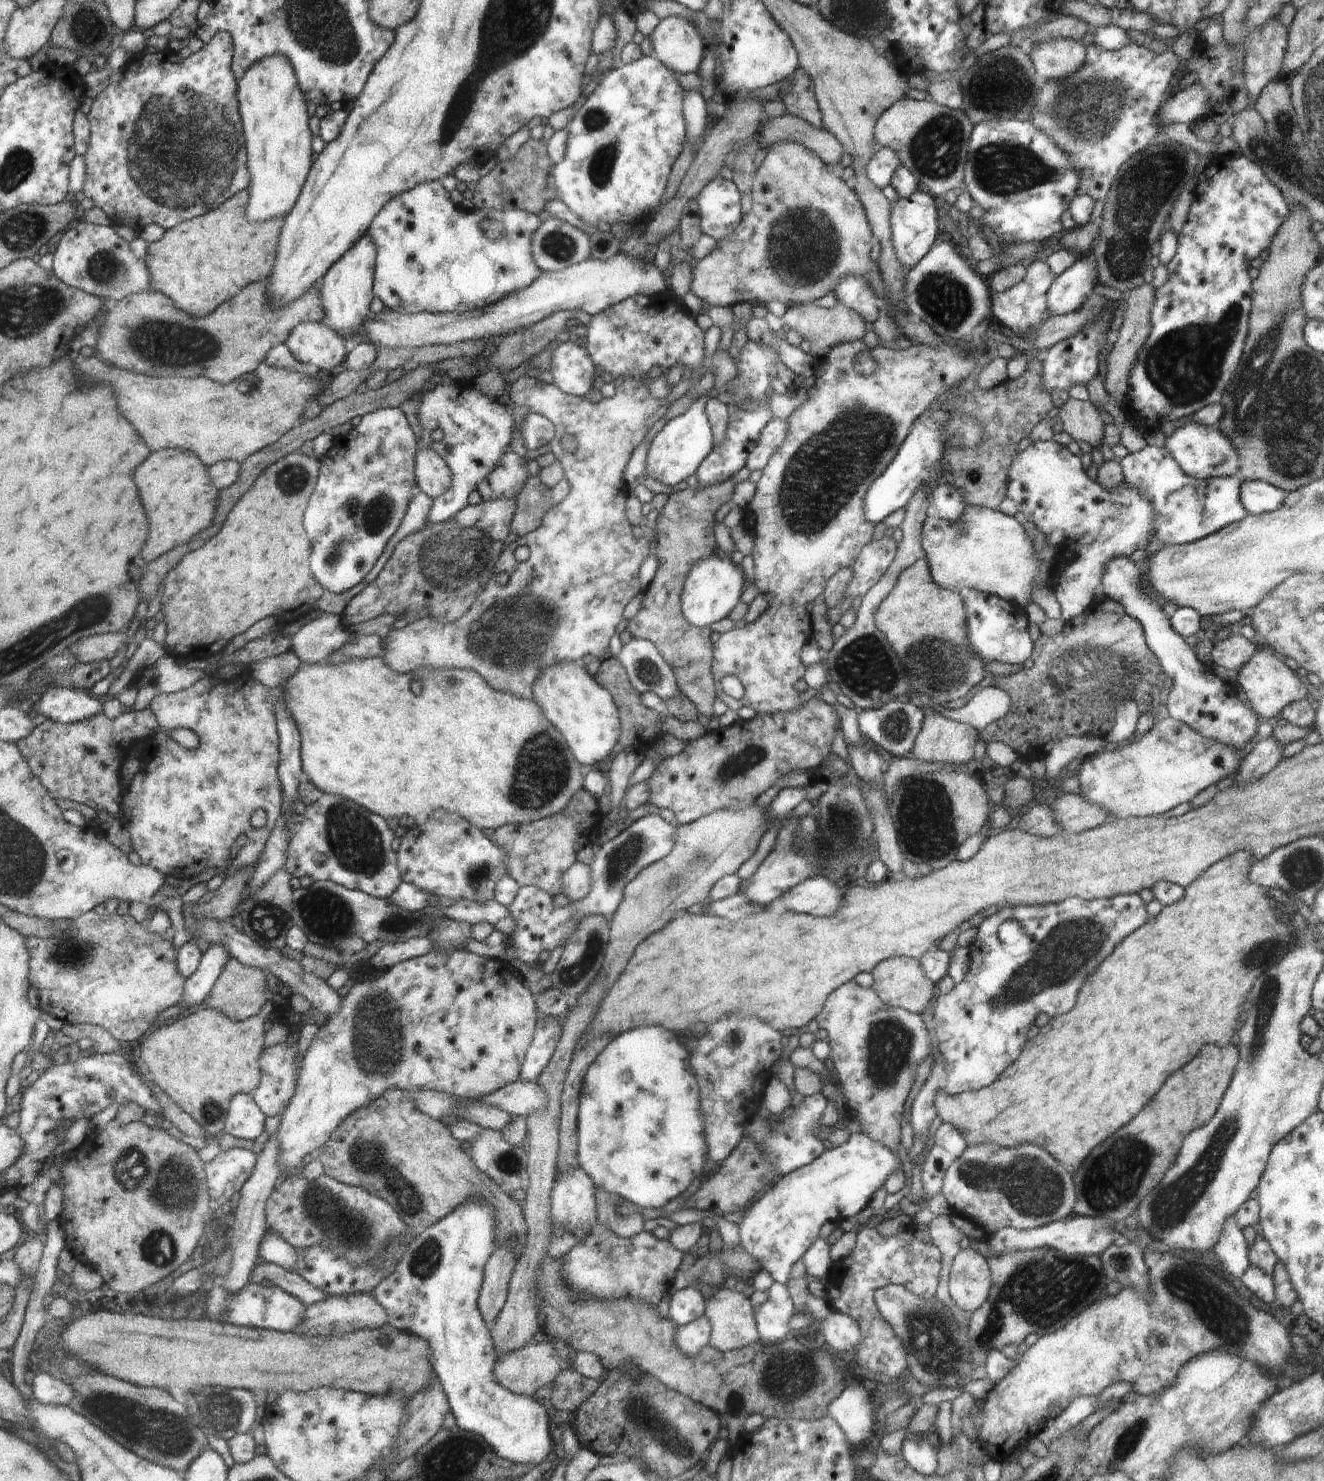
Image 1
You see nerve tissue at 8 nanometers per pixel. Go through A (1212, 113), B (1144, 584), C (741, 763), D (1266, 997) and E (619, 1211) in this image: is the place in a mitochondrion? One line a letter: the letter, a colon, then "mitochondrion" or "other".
A: other
B: other
C: mitochondrion
D: mitochondrion
E: mitochondrion

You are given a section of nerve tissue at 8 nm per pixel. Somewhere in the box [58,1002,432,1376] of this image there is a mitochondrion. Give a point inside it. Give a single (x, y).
(172, 1186)

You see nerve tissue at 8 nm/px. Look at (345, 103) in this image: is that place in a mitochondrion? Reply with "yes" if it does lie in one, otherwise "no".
no

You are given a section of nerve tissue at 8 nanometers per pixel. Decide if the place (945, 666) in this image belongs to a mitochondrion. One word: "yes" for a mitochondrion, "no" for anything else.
yes

